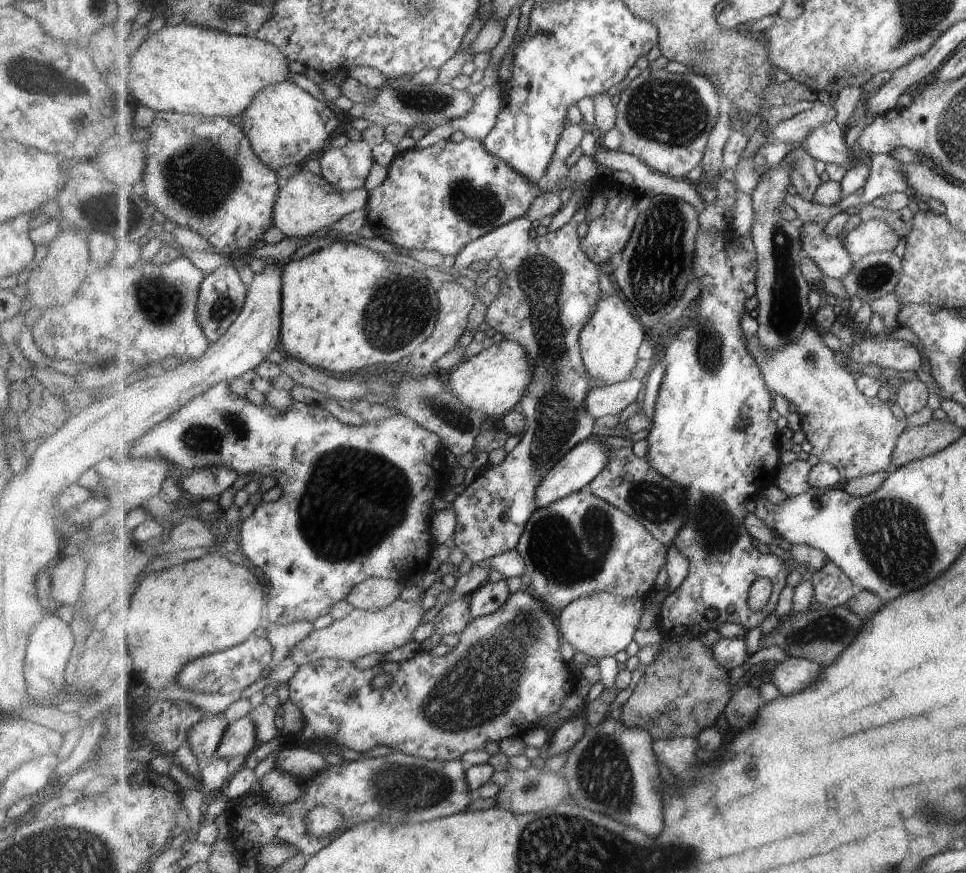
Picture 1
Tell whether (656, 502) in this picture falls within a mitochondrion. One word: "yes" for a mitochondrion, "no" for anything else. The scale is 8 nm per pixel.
yes

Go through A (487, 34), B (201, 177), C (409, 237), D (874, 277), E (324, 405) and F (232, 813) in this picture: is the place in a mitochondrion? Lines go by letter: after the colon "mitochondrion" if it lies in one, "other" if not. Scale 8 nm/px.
A: other
B: mitochondrion
C: other
D: mitochondrion
E: other
F: other

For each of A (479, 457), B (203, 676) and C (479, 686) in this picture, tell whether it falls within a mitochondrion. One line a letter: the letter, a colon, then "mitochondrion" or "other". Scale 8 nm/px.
A: other
B: mitochondrion
C: mitochondrion

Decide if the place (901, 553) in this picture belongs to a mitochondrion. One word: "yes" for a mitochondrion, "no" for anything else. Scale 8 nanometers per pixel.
yes

